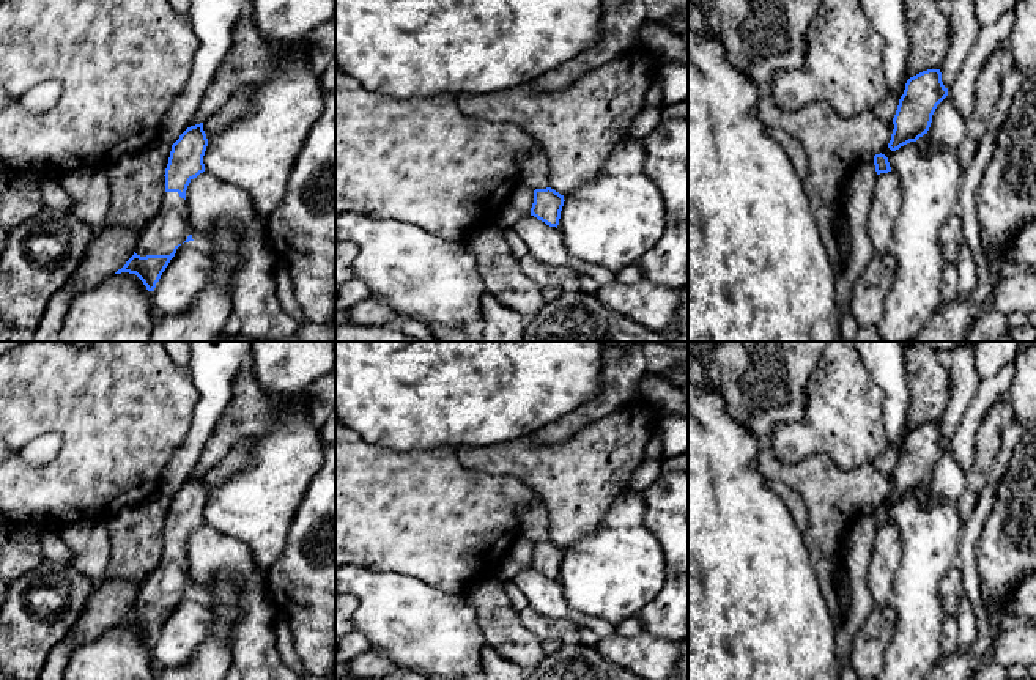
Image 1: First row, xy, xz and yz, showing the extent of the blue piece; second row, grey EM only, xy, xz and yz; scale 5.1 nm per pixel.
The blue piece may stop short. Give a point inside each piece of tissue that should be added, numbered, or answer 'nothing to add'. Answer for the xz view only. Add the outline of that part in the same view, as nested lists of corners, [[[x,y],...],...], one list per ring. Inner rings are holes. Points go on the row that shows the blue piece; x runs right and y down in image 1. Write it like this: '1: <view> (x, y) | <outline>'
nothing to add

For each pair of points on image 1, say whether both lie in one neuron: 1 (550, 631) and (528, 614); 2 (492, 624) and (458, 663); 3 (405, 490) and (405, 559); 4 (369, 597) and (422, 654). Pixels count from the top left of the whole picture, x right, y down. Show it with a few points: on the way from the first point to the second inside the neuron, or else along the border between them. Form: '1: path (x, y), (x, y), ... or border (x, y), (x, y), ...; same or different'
1: path (545, 627), (532, 619); same
2: border (468, 600), (485, 644); different
3: path (405, 507), (405, 542); same
4: path (383, 611), (388, 620), (408, 639); same

